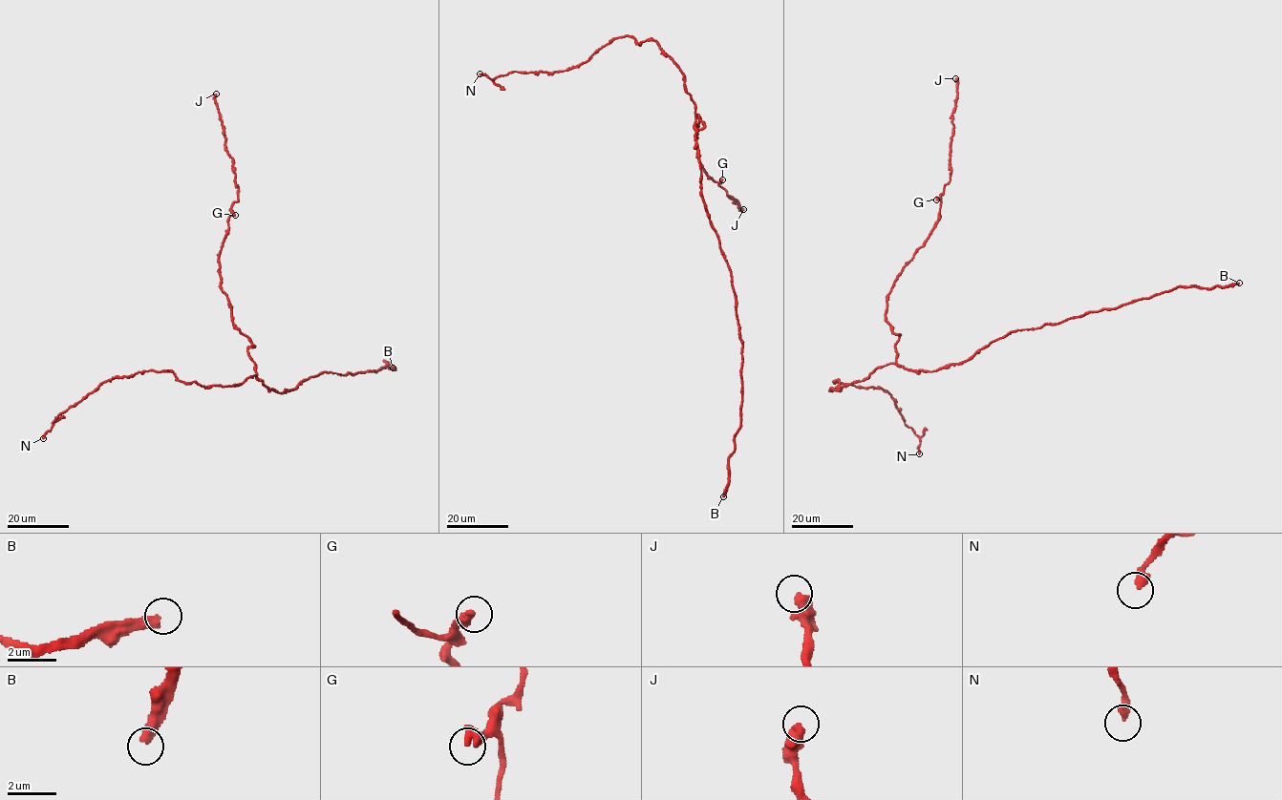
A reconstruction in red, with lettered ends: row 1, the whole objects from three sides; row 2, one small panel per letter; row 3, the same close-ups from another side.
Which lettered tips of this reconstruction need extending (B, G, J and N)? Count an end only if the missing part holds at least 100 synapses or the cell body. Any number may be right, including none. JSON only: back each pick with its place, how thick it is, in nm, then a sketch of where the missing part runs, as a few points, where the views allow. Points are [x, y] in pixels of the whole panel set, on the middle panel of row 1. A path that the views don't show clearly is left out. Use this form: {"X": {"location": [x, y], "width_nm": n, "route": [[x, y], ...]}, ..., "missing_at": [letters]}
{"B": {"location": [723, 496], "width_nm": 280}, "missing_at": ["B"]}

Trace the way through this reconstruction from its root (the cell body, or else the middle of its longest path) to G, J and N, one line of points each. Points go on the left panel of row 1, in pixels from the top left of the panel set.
G: (269, 389), (258, 379), (247, 351), (254, 346), (233, 324), (221, 286), (219, 254), (228, 219), (235, 215)
J: (269, 389), (258, 379), (247, 351), (254, 346), (233, 324), (221, 286), (219, 258), (238, 185), (216, 94)
N: (269, 389), (253, 375), (207, 387), (170, 371), (136, 372), (100, 383), (43, 438)

